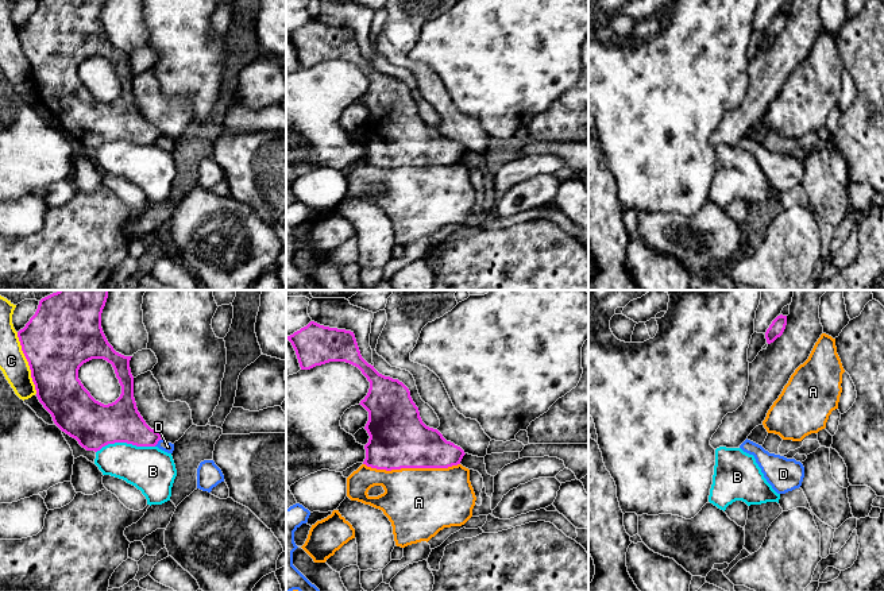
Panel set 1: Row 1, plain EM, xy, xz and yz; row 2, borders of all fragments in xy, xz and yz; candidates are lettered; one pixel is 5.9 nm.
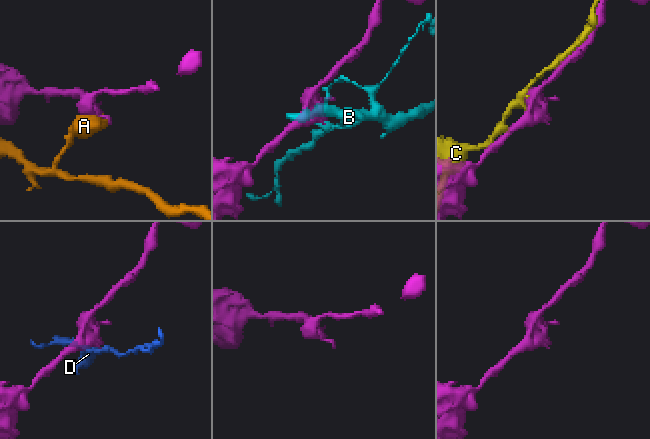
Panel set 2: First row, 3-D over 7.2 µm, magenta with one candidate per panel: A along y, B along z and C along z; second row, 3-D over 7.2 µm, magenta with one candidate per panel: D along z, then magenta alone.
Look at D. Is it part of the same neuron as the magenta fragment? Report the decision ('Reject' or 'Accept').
Reject

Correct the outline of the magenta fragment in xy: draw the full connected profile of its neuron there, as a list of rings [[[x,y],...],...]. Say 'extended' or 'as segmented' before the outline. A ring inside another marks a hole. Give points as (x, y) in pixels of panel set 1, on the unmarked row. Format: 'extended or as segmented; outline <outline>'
as segmented; outline [[[39,0],[35,12],[18,30],[36,94],[51,112],[54,121],[86,148],[97,150],[115,140],[155,144],[162,138],[161,132],[146,121],[134,96],[134,74],[130,66],[132,54],[116,50],[103,30],[104,4],[105,0]],[[92,57],[104,57],[115,67],[121,92],[112,101],[96,98],[78,77],[80,65]]]

